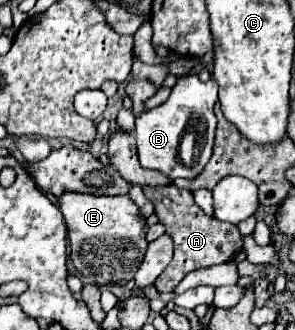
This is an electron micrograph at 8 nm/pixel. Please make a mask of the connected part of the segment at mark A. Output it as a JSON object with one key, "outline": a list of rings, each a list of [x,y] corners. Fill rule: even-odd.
{"outline":[[[174,185],[168,187],[152,187],[144,186],[144,194],[154,204],[155,213],[160,219],[160,223],[166,227],[166,235],[172,237],[174,241],[174,257],[170,261],[170,265],[164,269],[164,273],[158,277],[154,286],[160,293],[172,293],[192,271],[202,269],[202,267],[214,267],[220,263],[228,263],[232,259],[232,255],[242,249],[242,235],[238,231],[236,225],[232,223],[222,223],[216,217],[206,215],[196,203],[194,197],[190,195],[190,191],[184,189],[176,189]]]}

